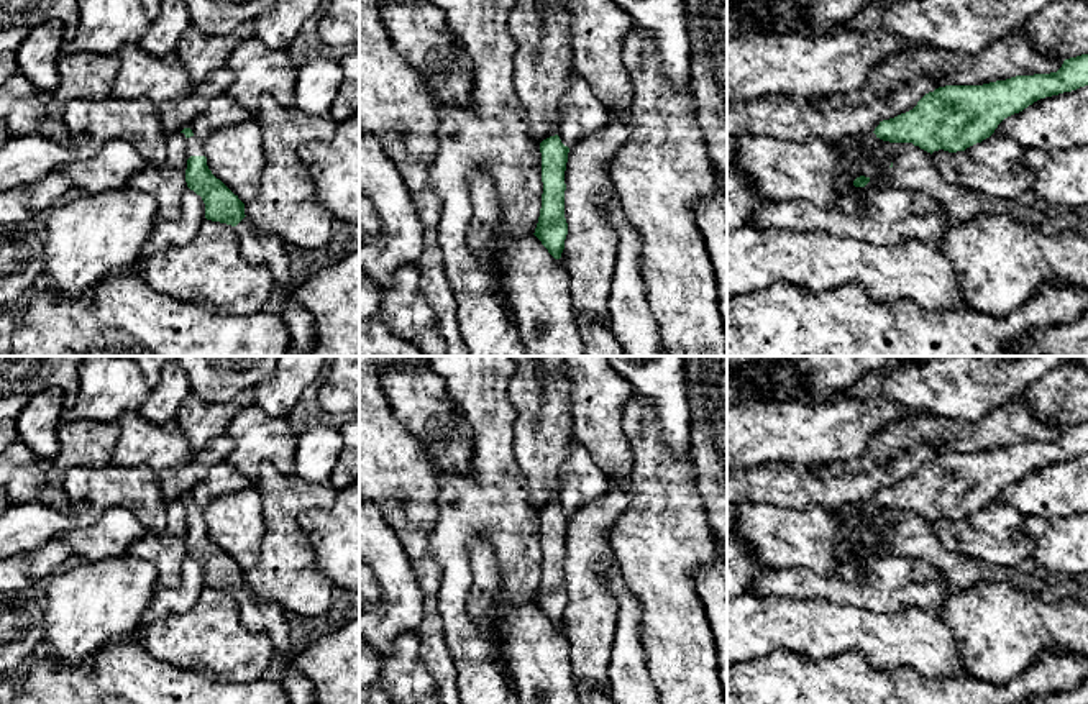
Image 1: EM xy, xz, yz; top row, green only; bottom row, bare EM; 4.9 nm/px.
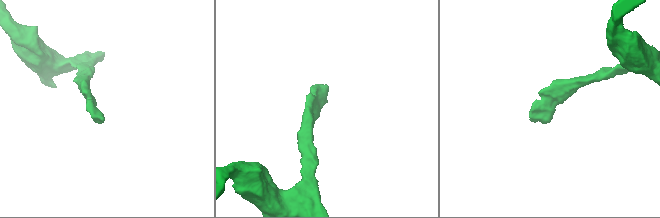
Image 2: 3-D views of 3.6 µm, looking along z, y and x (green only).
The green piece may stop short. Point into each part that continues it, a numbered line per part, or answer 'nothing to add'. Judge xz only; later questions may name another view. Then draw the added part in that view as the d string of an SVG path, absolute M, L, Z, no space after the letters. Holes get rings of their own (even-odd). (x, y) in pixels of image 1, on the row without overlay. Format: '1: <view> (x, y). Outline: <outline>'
nothing to add

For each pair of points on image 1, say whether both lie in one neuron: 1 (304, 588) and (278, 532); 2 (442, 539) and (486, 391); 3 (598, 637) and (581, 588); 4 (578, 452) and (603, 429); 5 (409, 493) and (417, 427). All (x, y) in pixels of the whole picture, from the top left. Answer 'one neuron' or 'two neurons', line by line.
1: one neuron
2: one neuron
3: one neuron
4: two neurons
5: two neurons

